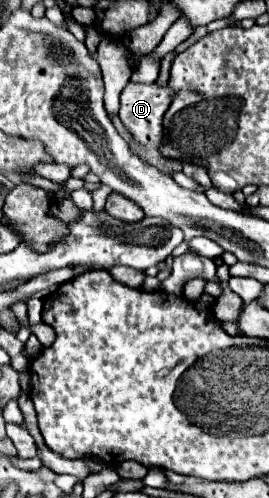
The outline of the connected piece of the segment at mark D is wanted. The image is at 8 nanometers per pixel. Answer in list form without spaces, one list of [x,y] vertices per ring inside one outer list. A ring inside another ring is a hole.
[[[128,84],[124,90],[122,90],[122,96],[120,96],[120,120],[122,124],[130,130],[130,134],[134,136],[136,140],[136,146],[130,146],[134,154],[138,154],[140,158],[144,158],[146,162],[150,162],[152,166],[156,166],[158,170],[162,172],[170,172],[170,170],[180,170],[180,162],[174,162],[174,160],[166,160],[160,152],[158,152],[158,146],[160,146],[160,136],[162,136],[162,116],[166,112],[166,108],[170,106],[170,96],[172,96],[172,90],[168,86],[160,88],[156,84]]]

